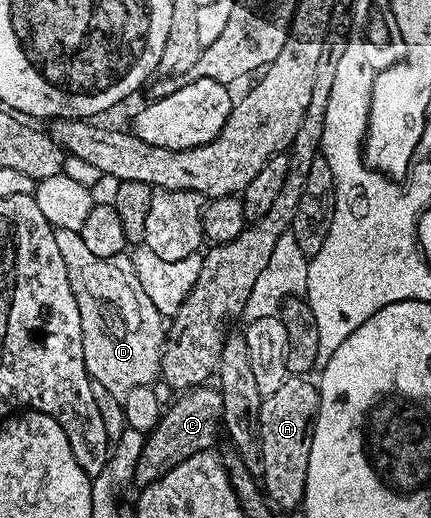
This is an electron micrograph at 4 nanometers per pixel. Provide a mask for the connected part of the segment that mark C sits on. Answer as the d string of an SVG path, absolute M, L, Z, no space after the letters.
M191 387L182 391L174 402L161 413L161 420L156 428L148 433L143 454L139 454L139 466L135 466L135 480L138 485L153 484L167 470L179 466L196 452L207 452L214 447L213 443L223 432L221 415L223 398L216 387Z

